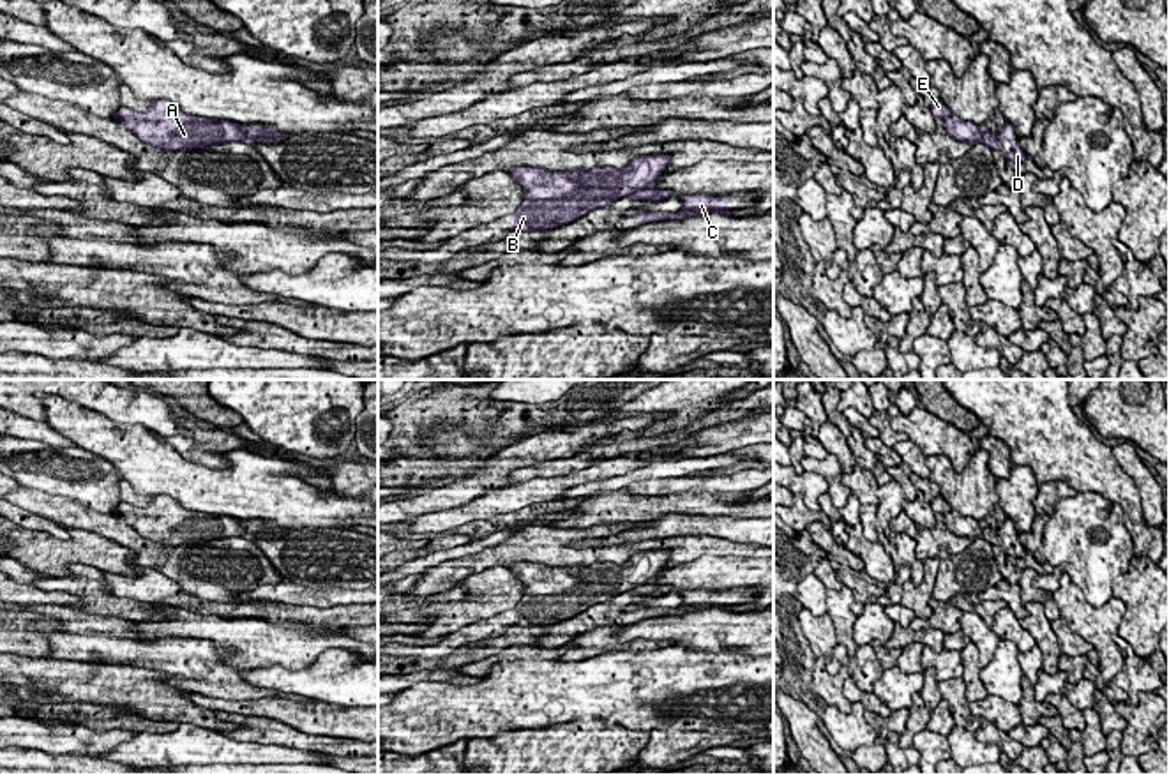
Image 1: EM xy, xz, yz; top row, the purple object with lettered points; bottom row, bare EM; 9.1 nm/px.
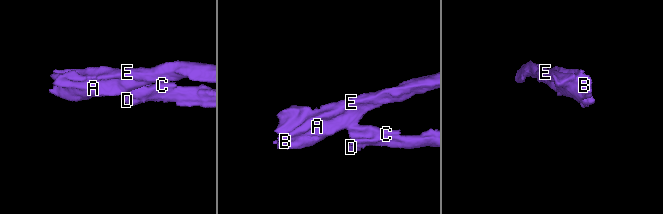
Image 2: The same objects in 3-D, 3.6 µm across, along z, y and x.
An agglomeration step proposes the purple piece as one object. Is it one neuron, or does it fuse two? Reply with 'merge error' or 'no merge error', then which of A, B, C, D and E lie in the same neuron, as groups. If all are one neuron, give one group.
merge error; A B E / C D

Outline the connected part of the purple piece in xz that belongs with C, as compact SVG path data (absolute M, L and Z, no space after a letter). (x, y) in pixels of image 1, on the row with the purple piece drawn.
M692 194L692 196L680 196L680 199L683 201L683 207L676 214L641 210L637 214L637 226L645 222L664 221L664 219L685 219L690 215L703 215L708 212L715 212L715 214L719 212L719 214L731 215L729 210L726 208L728 205L726 198Z

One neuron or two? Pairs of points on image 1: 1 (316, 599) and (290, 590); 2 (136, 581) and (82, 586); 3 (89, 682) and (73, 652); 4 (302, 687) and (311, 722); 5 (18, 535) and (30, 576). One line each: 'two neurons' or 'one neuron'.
1: one neuron
2: two neurons
3: two neurons
4: two neurons
5: two neurons

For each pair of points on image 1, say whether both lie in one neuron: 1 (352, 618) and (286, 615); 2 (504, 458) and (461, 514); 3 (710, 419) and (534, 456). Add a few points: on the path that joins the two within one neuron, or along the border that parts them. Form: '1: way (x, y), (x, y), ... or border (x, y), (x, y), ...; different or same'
1: way (336, 615), (302, 615); same
2: border (497, 488), (467, 504), (431, 512); different
3: border (553, 458), (518, 466), (512, 472); different

